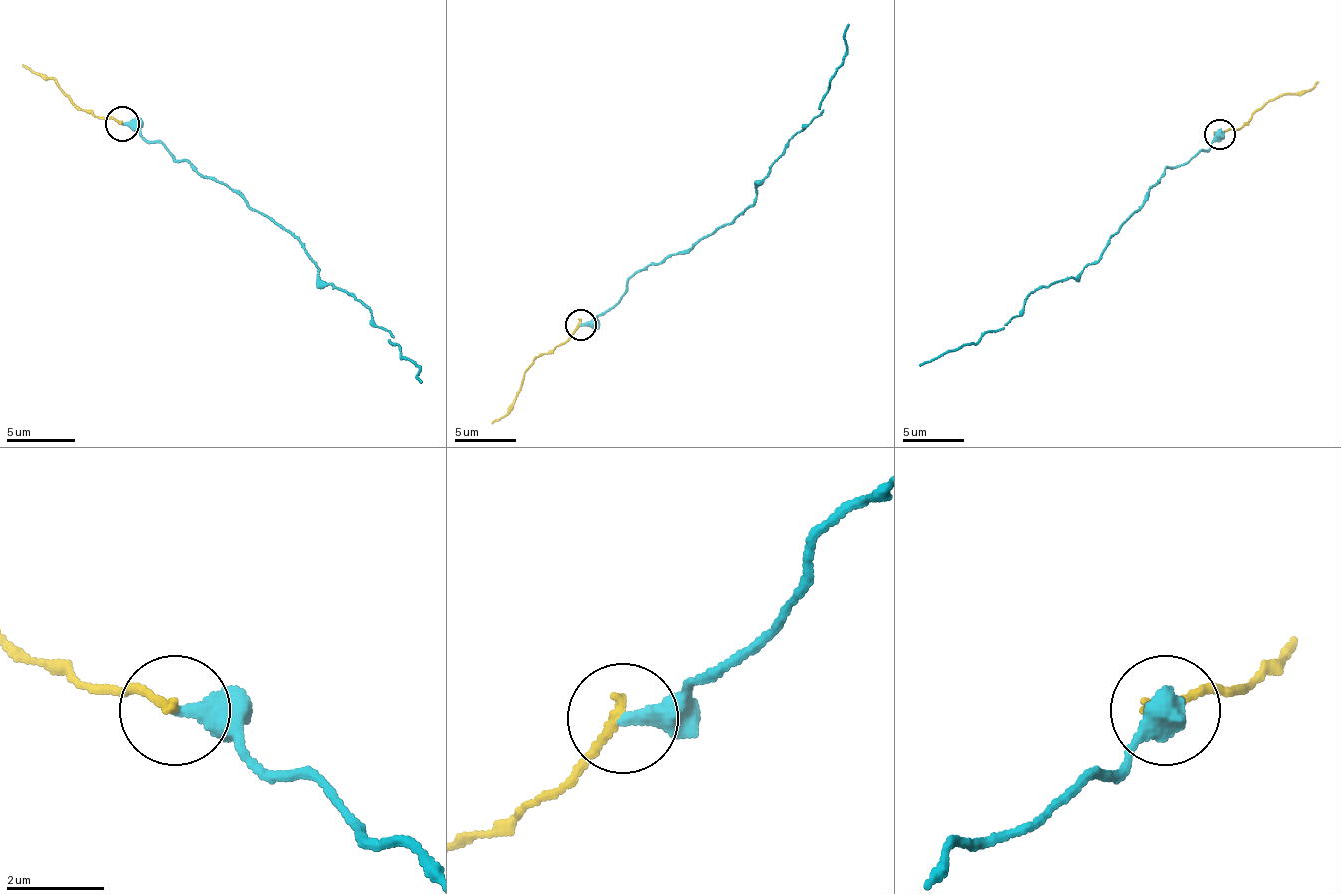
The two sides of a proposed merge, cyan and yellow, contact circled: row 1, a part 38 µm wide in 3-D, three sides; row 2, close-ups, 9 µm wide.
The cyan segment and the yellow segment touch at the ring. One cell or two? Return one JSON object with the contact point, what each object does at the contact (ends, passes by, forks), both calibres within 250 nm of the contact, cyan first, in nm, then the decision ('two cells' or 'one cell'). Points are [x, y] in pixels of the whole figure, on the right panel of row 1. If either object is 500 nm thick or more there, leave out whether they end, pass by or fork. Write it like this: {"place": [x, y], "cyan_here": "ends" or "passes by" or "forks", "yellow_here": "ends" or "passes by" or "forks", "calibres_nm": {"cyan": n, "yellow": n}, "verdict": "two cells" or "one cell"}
{"place": [1219, 134], "cyan_here": "ends", "yellow_here": "ends", "calibres_nm": {"cyan": 360, "yellow": 200}, "verdict": "one cell"}

